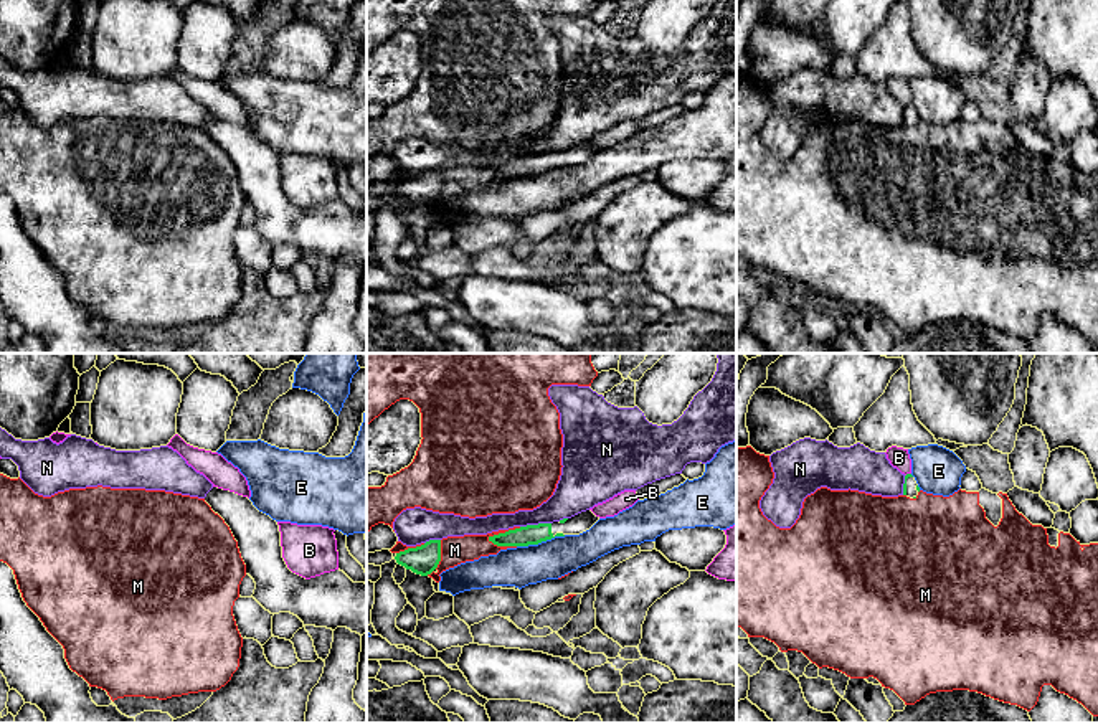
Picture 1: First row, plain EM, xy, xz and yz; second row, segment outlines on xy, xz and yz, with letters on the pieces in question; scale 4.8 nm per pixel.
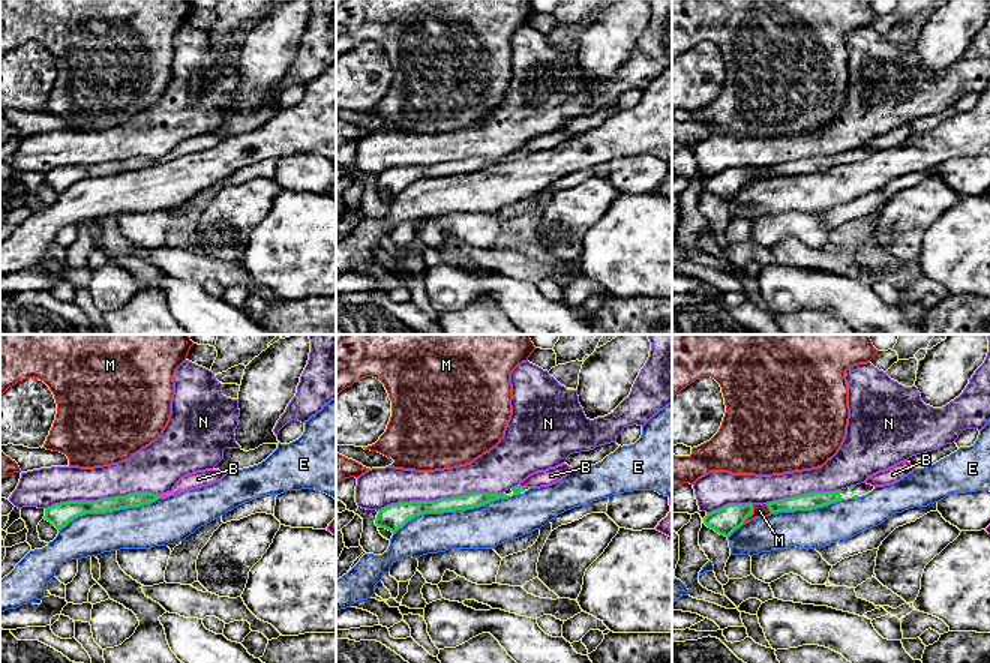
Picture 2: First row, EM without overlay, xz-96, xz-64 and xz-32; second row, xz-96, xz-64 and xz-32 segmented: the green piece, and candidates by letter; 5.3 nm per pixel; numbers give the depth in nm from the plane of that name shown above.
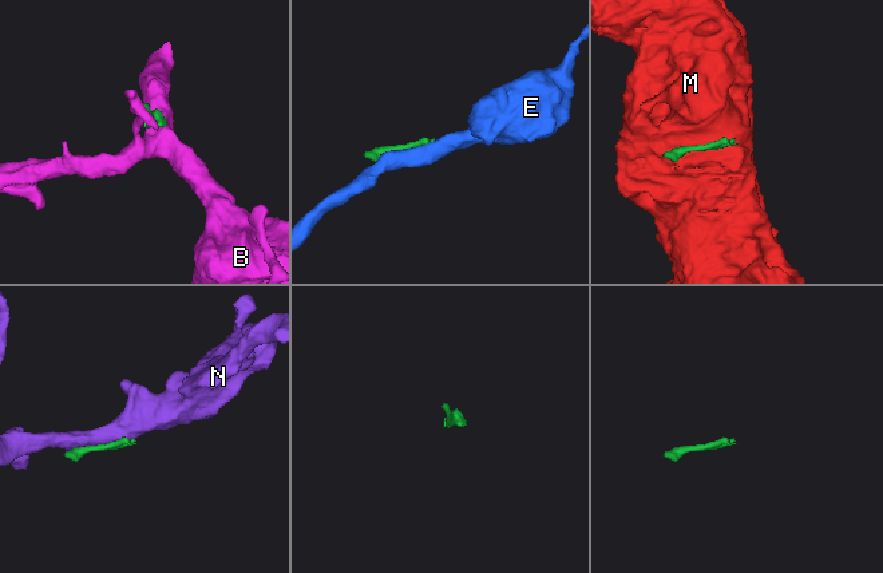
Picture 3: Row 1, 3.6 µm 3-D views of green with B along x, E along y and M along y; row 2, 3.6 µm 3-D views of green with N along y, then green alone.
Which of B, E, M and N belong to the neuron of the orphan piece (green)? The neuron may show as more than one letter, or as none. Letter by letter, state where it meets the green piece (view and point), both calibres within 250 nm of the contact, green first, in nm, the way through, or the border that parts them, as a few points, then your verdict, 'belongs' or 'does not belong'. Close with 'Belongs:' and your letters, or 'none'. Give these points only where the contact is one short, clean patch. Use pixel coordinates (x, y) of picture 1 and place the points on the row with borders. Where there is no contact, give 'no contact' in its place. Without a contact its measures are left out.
B: meets green in yz at (907, 474); 20 nm thick on the green side, 100 nm on the other; border along yz (910, 472), (905, 476); does not belong
E: meets green in xz at (540, 542); 100 nm thick on the green side, 190 nm on the other; does not belong
M: meets green in xz at (506, 532); 100 nm thick on the green side, 130 nm on the other; does not belong
N: meets green in xz at (535, 525); 100 nm thick on the green side, 200 nm on the other; does not belong
Belongs: none

